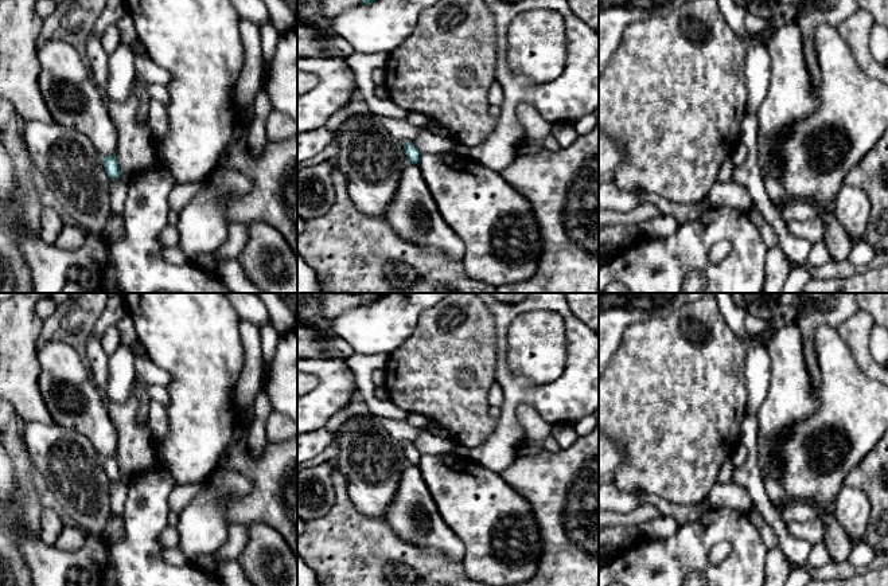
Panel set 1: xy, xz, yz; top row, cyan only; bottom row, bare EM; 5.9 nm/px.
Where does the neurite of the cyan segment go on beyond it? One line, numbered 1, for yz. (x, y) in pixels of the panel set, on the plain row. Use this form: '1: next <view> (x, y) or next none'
1: next none

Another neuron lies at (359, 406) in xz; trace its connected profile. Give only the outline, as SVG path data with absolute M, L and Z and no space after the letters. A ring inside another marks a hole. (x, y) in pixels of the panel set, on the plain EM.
M358 399L358 401L351 402L351 405L347 409L335 414L327 422L327 425L324 427L328 430L336 430L351 417L355 417L358 414L369 414L369 413L370 413L370 410L369 410L366 402L363 399Z

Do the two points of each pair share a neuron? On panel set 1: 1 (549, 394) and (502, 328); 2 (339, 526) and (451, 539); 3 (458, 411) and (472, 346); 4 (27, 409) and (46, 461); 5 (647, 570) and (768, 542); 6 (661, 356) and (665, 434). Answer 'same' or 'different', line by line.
1: same
2: different
3: same
4: different
5: different
6: same

